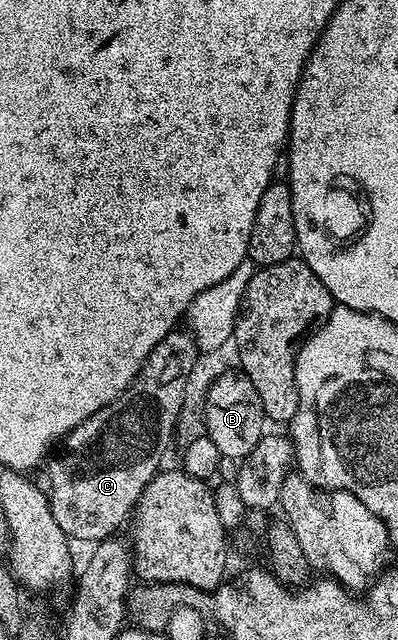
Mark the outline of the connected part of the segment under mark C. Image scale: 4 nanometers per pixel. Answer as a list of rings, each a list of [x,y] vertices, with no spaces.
[[[173,330],[150,352],[140,375],[114,401],[68,433],[62,443],[64,451],[47,463],[46,490],[50,512],[69,539],[103,542],[133,517],[146,484],[160,473],[159,461],[173,445],[186,376],[197,357],[191,333]]]

